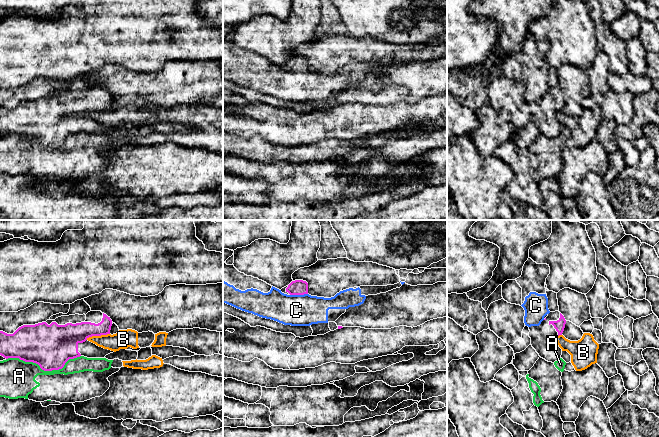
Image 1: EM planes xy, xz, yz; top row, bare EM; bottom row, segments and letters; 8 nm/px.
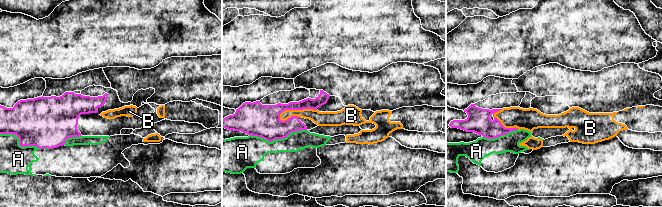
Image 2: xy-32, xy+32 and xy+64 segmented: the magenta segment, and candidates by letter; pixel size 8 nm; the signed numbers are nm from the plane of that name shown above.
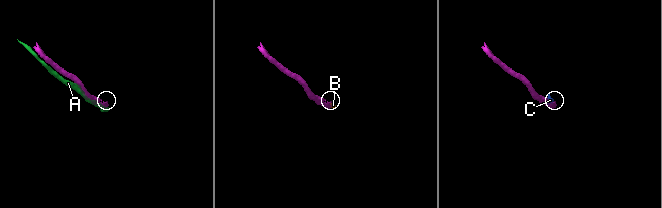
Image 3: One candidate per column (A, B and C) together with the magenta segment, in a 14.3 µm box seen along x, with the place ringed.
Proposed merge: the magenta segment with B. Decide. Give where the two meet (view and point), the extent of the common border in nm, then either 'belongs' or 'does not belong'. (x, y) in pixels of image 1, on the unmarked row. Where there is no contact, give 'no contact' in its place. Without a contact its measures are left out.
xy (97, 111) | 200 nm | does not belong

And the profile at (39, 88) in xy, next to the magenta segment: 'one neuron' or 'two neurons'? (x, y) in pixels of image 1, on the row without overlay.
two neurons

